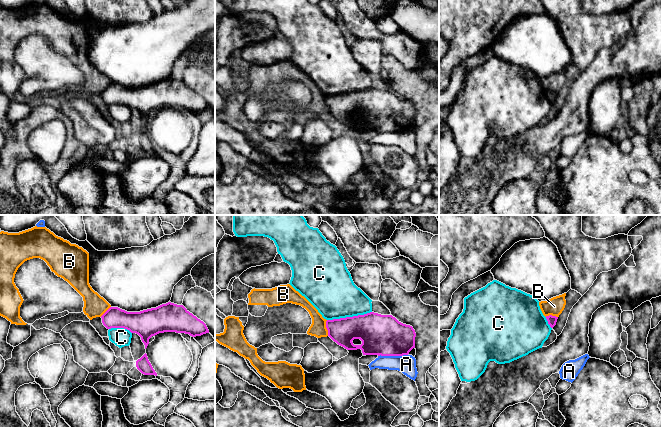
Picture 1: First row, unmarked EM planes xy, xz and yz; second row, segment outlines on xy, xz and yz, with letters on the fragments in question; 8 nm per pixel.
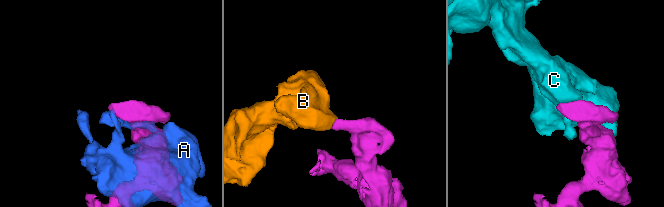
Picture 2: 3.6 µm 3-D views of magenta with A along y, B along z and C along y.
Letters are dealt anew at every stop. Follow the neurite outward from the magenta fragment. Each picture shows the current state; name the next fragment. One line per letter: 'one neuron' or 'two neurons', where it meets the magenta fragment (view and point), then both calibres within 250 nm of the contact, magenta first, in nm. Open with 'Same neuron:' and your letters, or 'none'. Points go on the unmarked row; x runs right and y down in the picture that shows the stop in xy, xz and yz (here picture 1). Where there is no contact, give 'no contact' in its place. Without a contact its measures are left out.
Same neuron: none
A: two neurons | xz (392, 131) | 320/150 nm
B: two neurons | xz (326, 103) | 220/130 nm
C: two neurons | xz (349, 93) | 280/380 nm

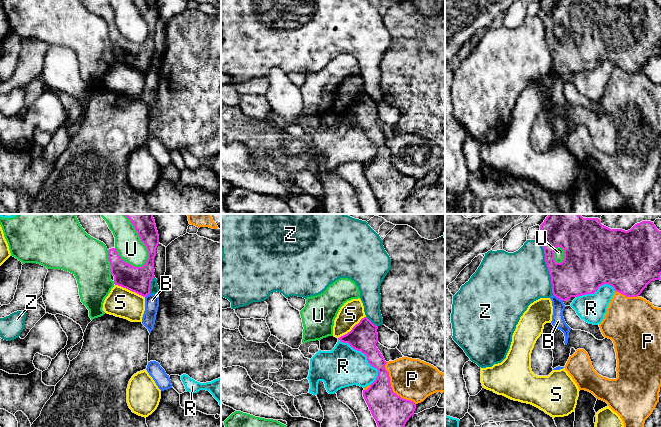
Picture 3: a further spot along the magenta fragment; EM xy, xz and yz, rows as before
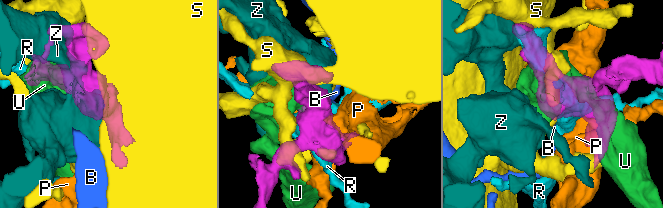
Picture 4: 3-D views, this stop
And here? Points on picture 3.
Same neuron: none
B: two neurons | yz (558, 73) | 340/100 nm
P: two neurons | xz (391, 164) | 280/340 nm
R: two neurons | xz (367, 133) | 220/320 nm
S: two neurons | xy (130, 66) | 200/240 nm
U: two neurons | xy (145, 21) | 160/220 nm
Z: two neurons | yz (547, 43) | 320/440 nm

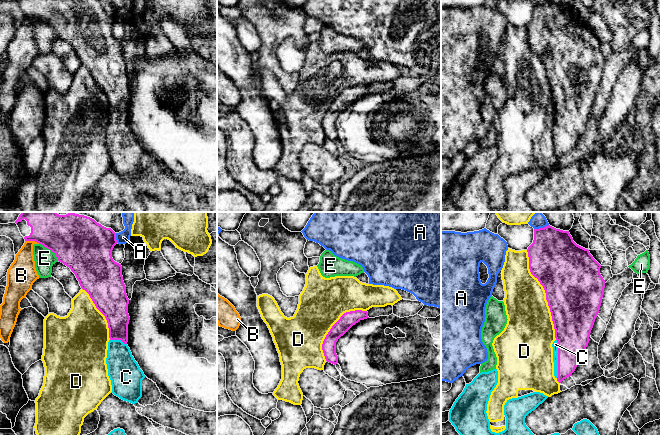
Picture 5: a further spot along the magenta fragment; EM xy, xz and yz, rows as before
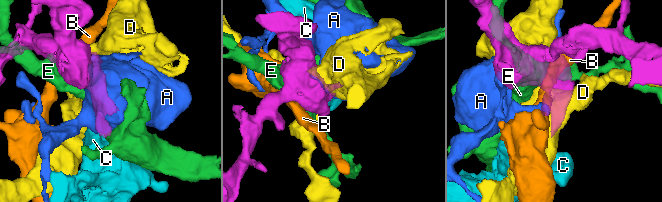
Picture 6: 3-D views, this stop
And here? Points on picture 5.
Same neuron: C
A: two neurons | xy (115, 14) | 400/110 nm
B: two neurons | xy (32, 16) | 260/190 nm
C: one neuron | yz (558, 134) | 280/50 nm
D: two neurons | yz (546, 71) | 480/360 nm
E: two neurons | xy (50, 25) | 380/160 nm

